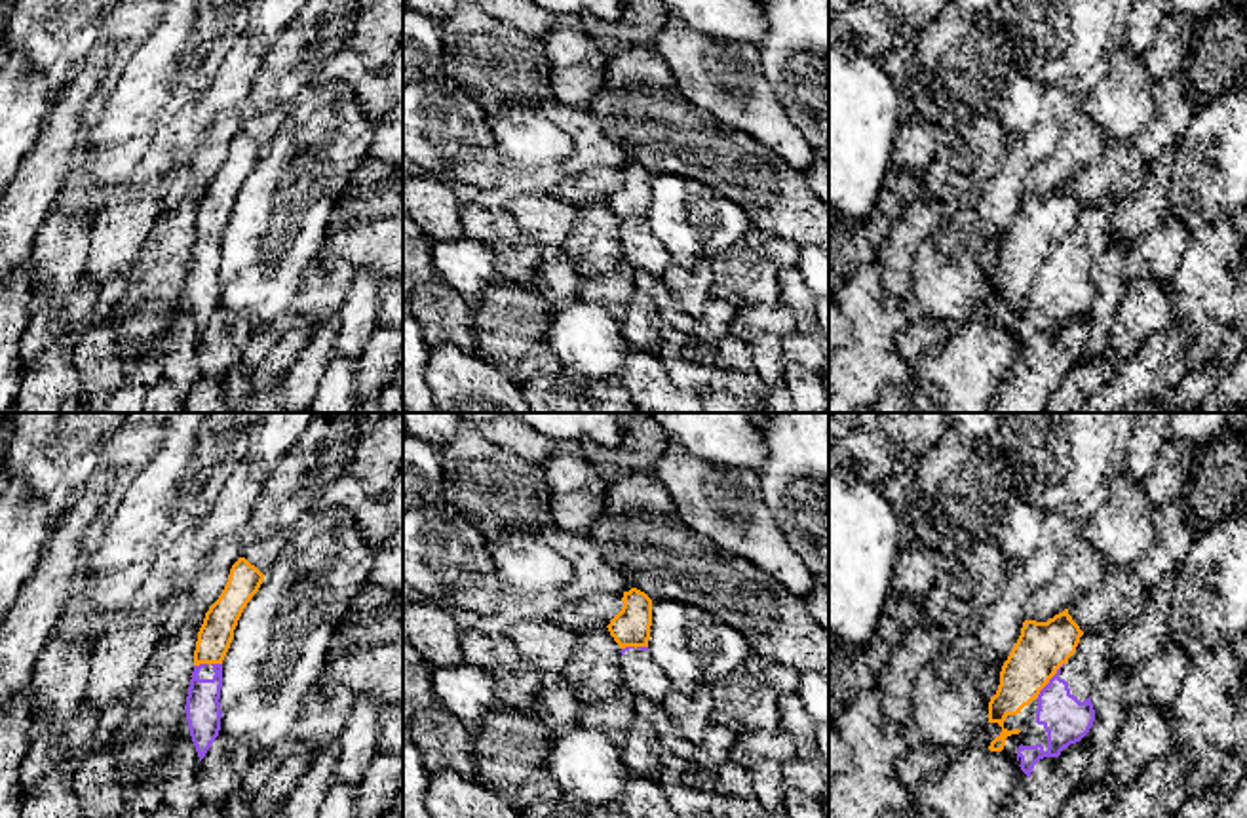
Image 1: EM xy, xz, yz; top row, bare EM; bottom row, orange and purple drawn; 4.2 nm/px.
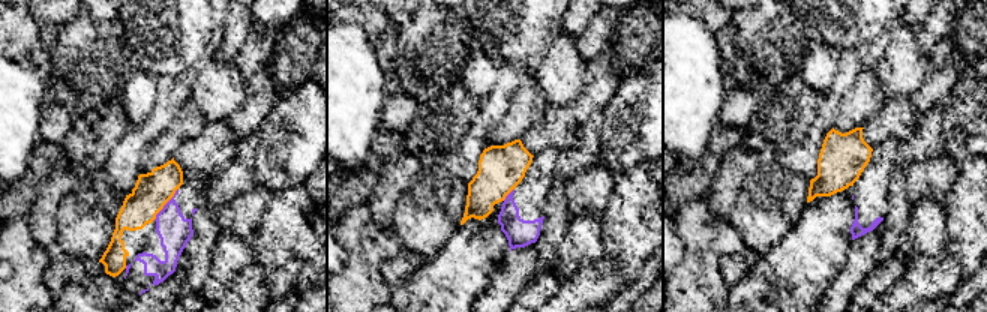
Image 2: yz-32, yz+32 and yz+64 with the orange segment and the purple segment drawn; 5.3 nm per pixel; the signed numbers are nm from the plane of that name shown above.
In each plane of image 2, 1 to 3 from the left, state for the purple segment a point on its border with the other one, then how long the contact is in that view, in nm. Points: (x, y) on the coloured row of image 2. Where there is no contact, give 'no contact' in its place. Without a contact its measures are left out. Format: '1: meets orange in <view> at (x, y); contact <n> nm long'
1: meets orange in yz-32 at (165, 203); contact 220 nm long
2: meets orange in yz+32 at (509, 192); contact 90 nm long
3: no contact

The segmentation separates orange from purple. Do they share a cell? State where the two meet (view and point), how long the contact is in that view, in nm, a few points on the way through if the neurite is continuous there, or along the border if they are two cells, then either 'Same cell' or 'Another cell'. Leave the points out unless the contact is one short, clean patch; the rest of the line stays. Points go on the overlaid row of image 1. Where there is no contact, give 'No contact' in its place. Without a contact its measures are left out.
Touches orange at yz (1048, 681). Shared border 200 nm. Boundary: yz (1063, 662), (1035, 699). Another cell

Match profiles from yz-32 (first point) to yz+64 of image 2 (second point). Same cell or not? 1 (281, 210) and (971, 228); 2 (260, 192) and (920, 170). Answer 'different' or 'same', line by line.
1: same
2: same

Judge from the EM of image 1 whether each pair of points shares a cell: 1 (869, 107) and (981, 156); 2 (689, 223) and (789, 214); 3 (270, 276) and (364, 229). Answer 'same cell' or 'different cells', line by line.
1: different cells
2: different cells
3: different cells

